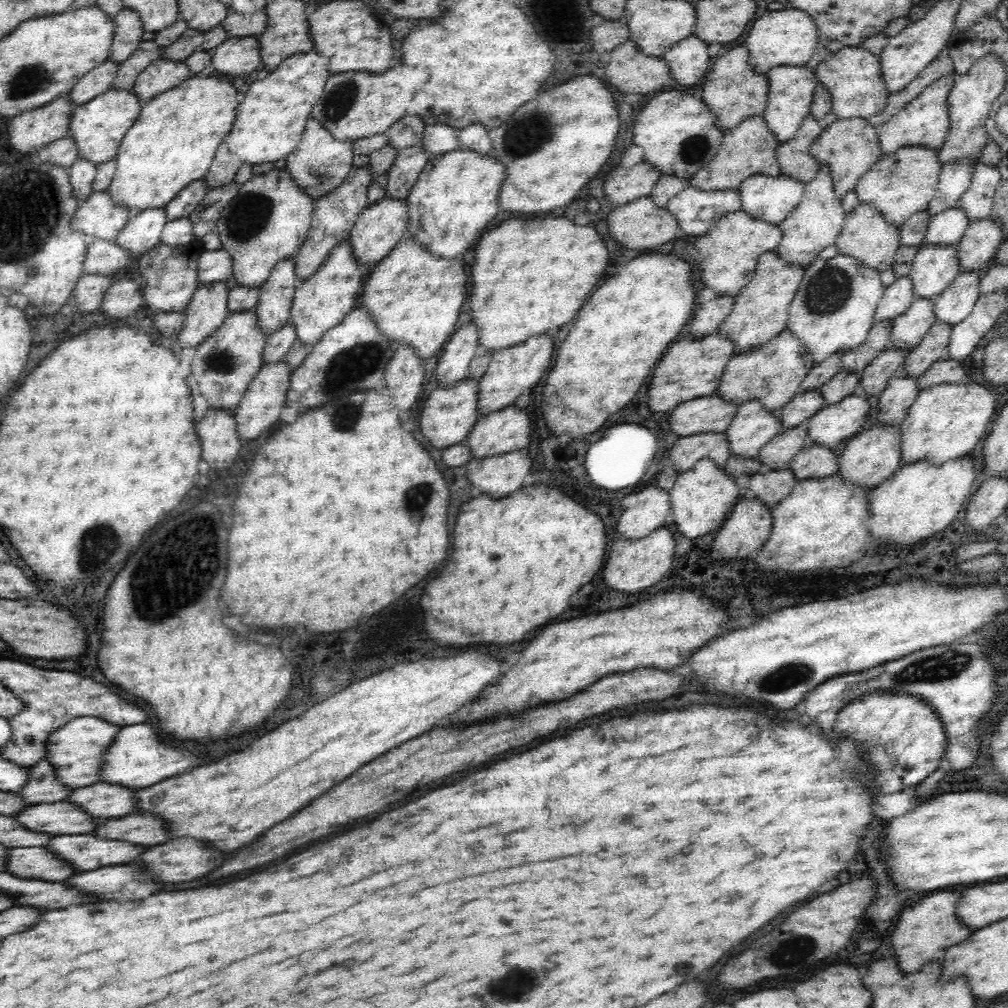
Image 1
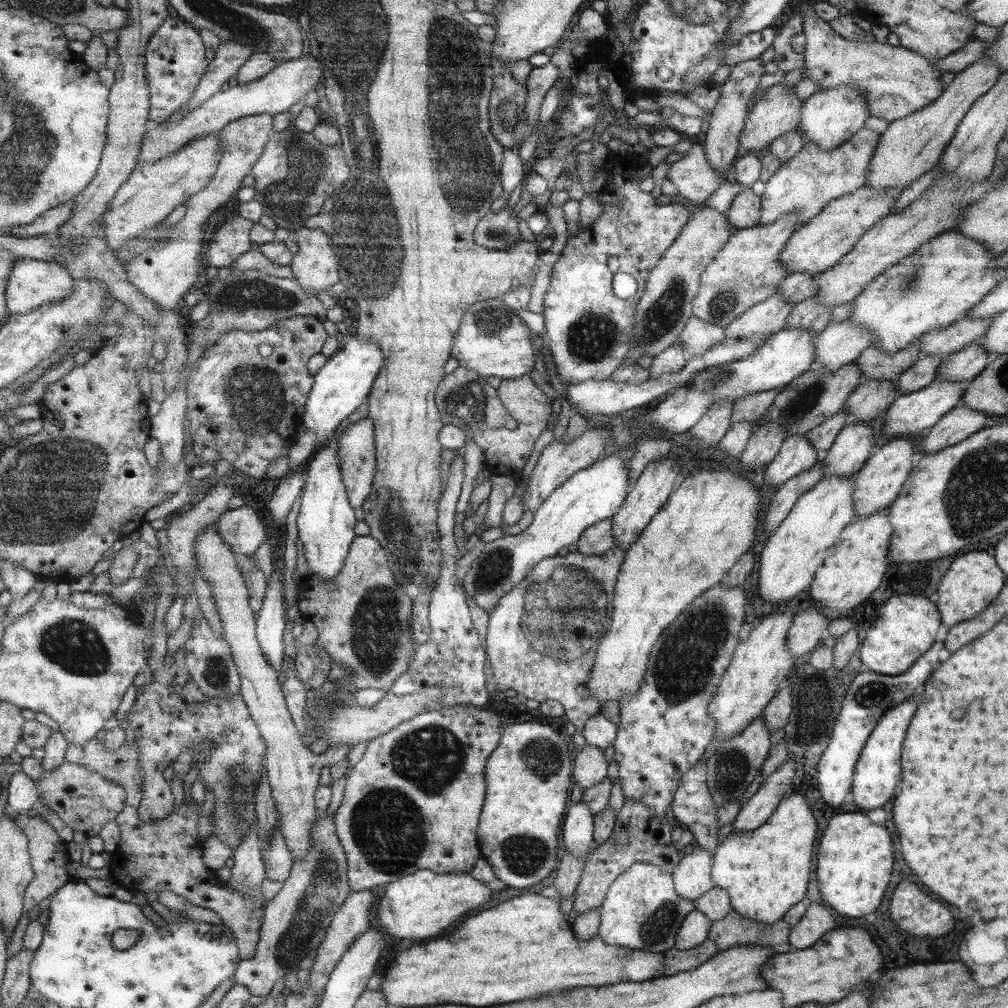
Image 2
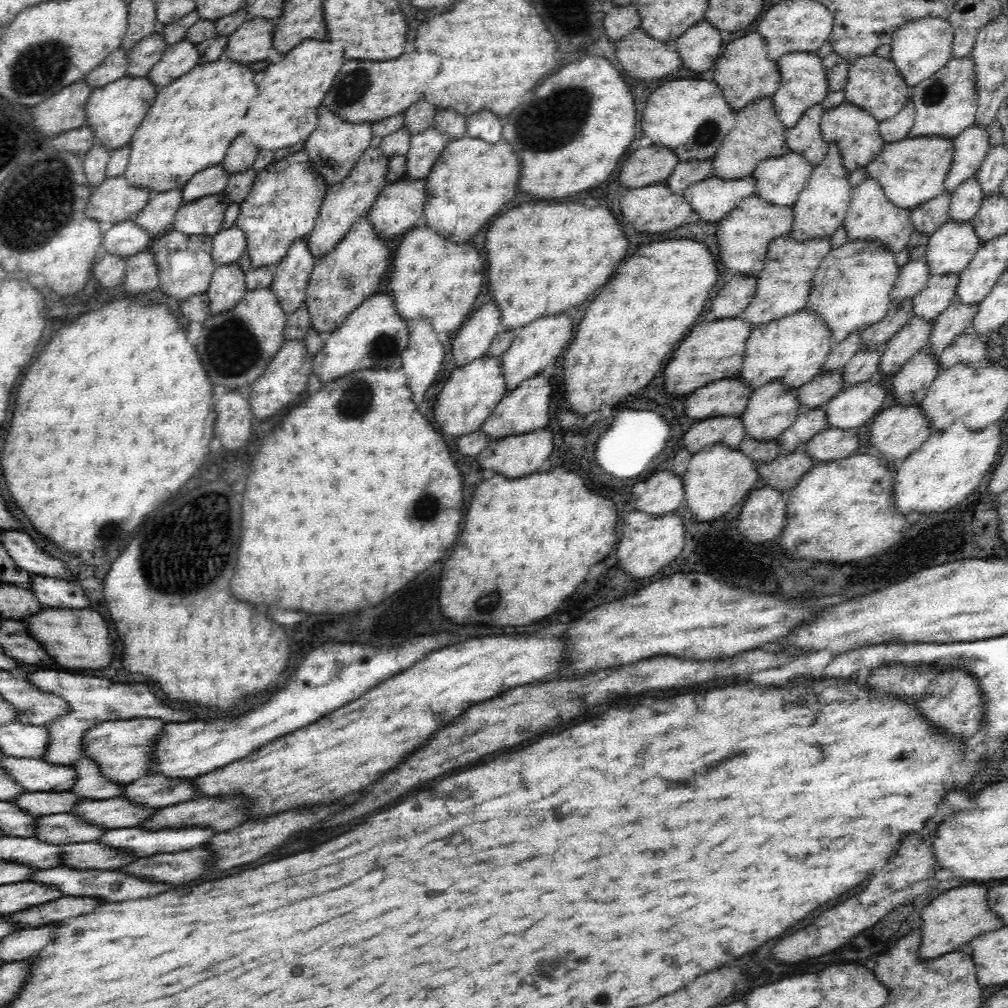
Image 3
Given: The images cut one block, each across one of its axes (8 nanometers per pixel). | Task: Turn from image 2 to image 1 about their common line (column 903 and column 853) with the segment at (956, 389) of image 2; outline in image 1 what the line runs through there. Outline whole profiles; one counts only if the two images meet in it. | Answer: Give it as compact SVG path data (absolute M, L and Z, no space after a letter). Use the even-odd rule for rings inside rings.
M850 395L838 402L826 404L808 424L808 441L811 444L826 445L844 440L861 432L870 414L870 402L867 397Z

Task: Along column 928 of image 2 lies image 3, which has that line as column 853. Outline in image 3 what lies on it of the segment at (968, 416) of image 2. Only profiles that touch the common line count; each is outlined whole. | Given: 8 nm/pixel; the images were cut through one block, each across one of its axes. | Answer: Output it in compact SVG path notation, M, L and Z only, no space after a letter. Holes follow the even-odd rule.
M824 429L814 438L811 438L804 449L815 462L826 462L838 460L838 458L848 458L848 456L858 452L858 434L854 429Z

